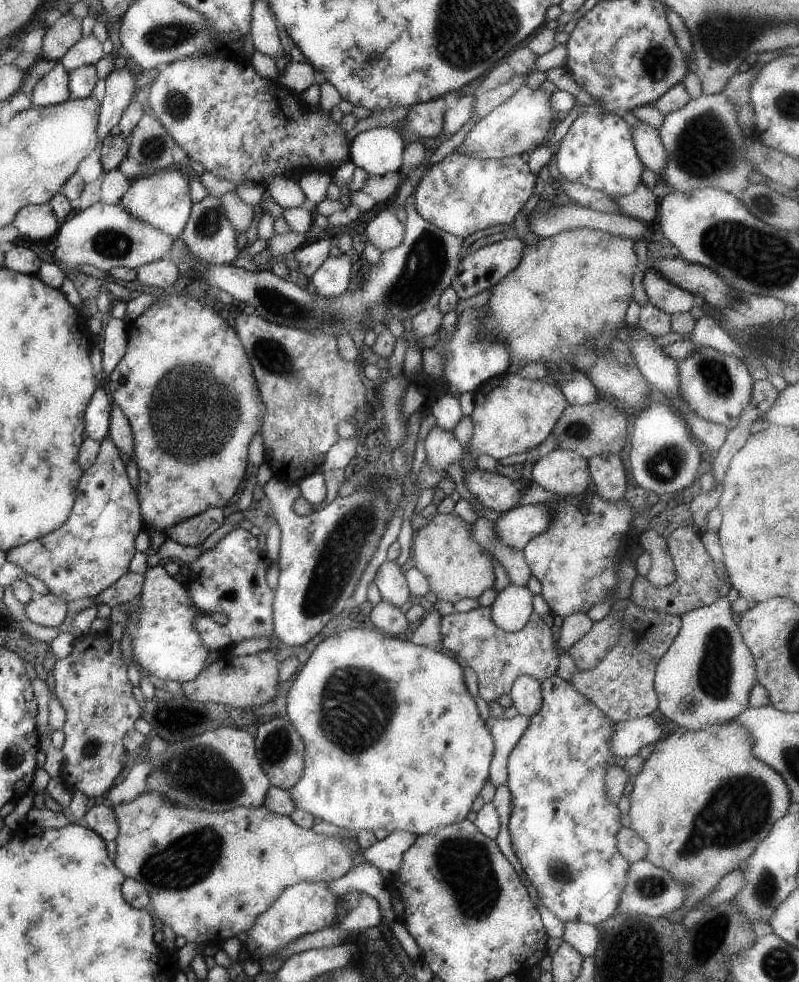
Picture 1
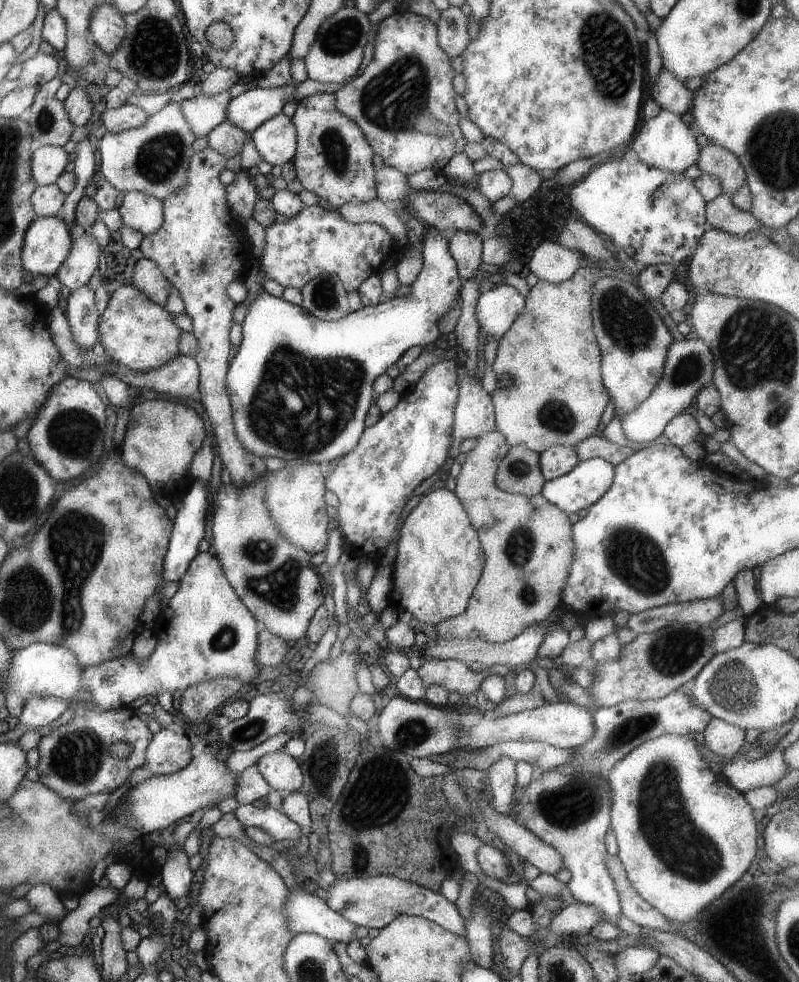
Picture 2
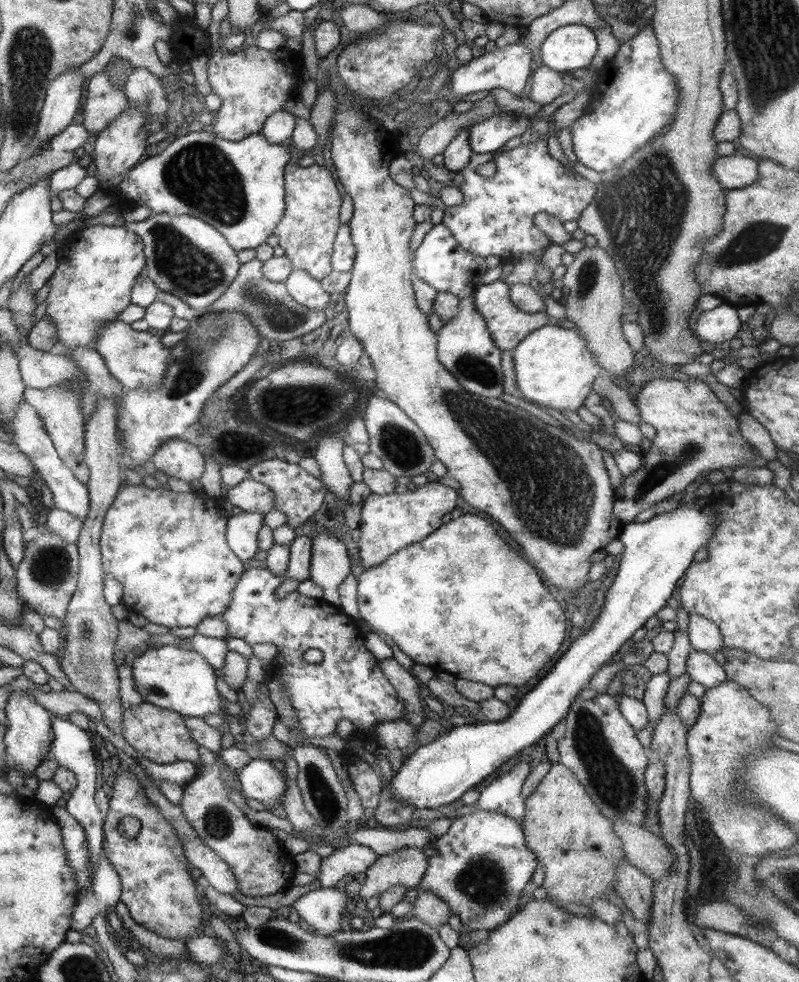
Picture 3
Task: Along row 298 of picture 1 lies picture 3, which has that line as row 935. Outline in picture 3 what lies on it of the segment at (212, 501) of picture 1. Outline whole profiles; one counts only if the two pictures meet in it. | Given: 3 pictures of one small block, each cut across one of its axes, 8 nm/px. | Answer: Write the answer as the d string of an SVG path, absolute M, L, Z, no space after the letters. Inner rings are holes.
M125 769L120 770L114 776L113 794L108 797L108 809L103 813L102 820L102 853L106 861L109 862L113 872L118 876L120 882L120 893L118 901L127 907L129 916L143 928L157 936L183 941L196 934L202 934L203 917L208 913L201 909L201 904L197 899L195 891L195 881L191 874L192 866L185 858L180 838L176 835L174 828L167 822L167 819L159 812L159 809L149 802L142 784L135 780L135 777ZM122 816L133 816L139 820L140 829L133 838L124 838L117 833L117 824Z

